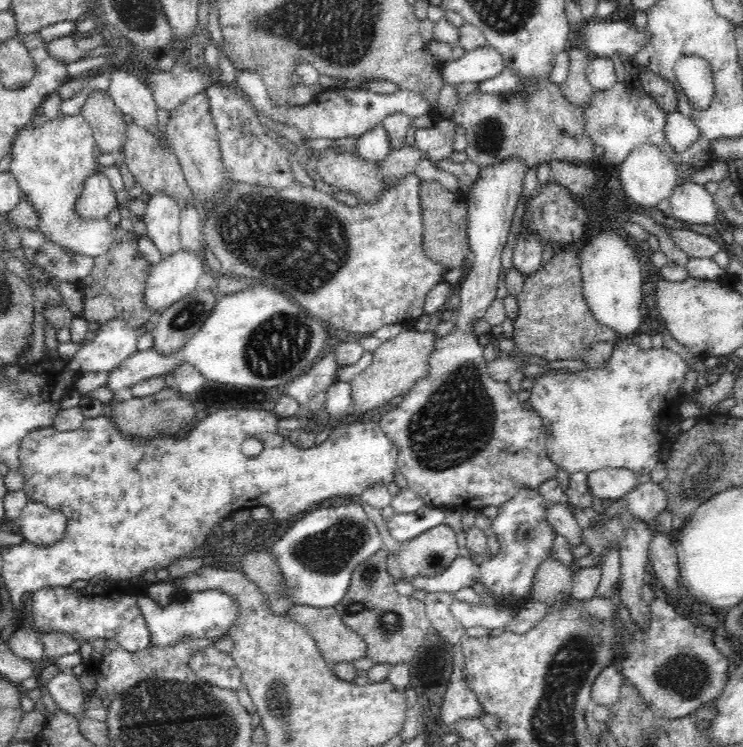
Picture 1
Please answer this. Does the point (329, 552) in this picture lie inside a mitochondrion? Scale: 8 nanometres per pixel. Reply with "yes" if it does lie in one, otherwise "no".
yes

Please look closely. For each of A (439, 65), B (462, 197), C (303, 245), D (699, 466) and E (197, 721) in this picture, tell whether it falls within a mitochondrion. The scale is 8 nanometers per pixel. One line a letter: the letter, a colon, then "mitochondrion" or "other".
A: other
B: other
C: mitochondrion
D: mitochondrion
E: mitochondrion

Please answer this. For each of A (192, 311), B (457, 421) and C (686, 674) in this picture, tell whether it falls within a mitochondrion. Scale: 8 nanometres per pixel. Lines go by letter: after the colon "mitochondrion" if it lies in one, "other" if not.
A: mitochondrion
B: mitochondrion
C: mitochondrion

